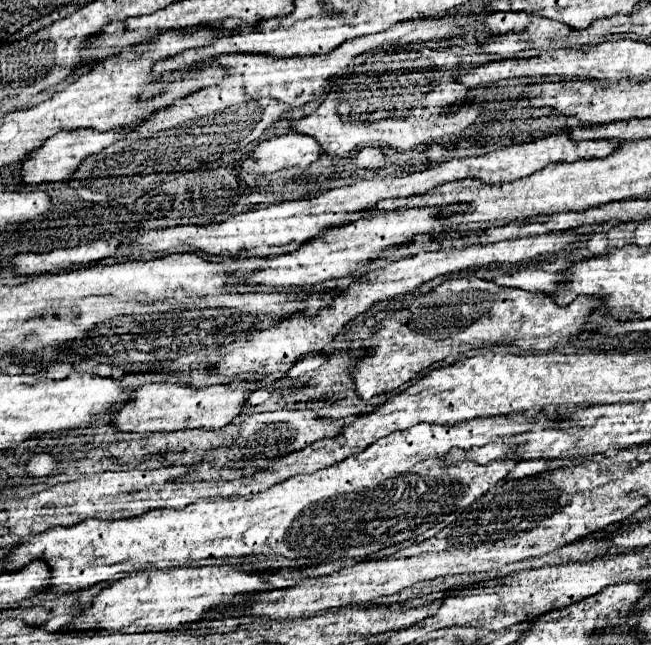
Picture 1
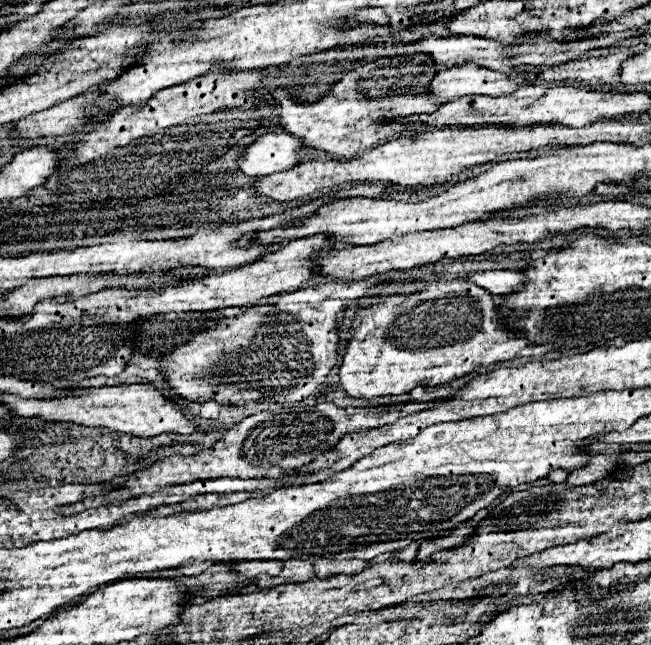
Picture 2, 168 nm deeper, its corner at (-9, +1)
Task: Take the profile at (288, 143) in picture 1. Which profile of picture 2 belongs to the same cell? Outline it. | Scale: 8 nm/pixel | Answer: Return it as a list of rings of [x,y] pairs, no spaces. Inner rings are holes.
[[[268,132],[246,146],[238,160],[238,168],[250,178],[284,172],[284,168],[292,168],[296,160],[302,160],[300,150],[300,140],[288,136],[286,132]]]

